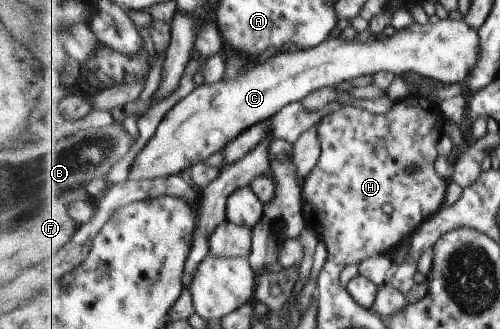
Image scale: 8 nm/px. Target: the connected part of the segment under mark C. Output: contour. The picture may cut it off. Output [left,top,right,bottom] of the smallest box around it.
[128,20,480,181]

